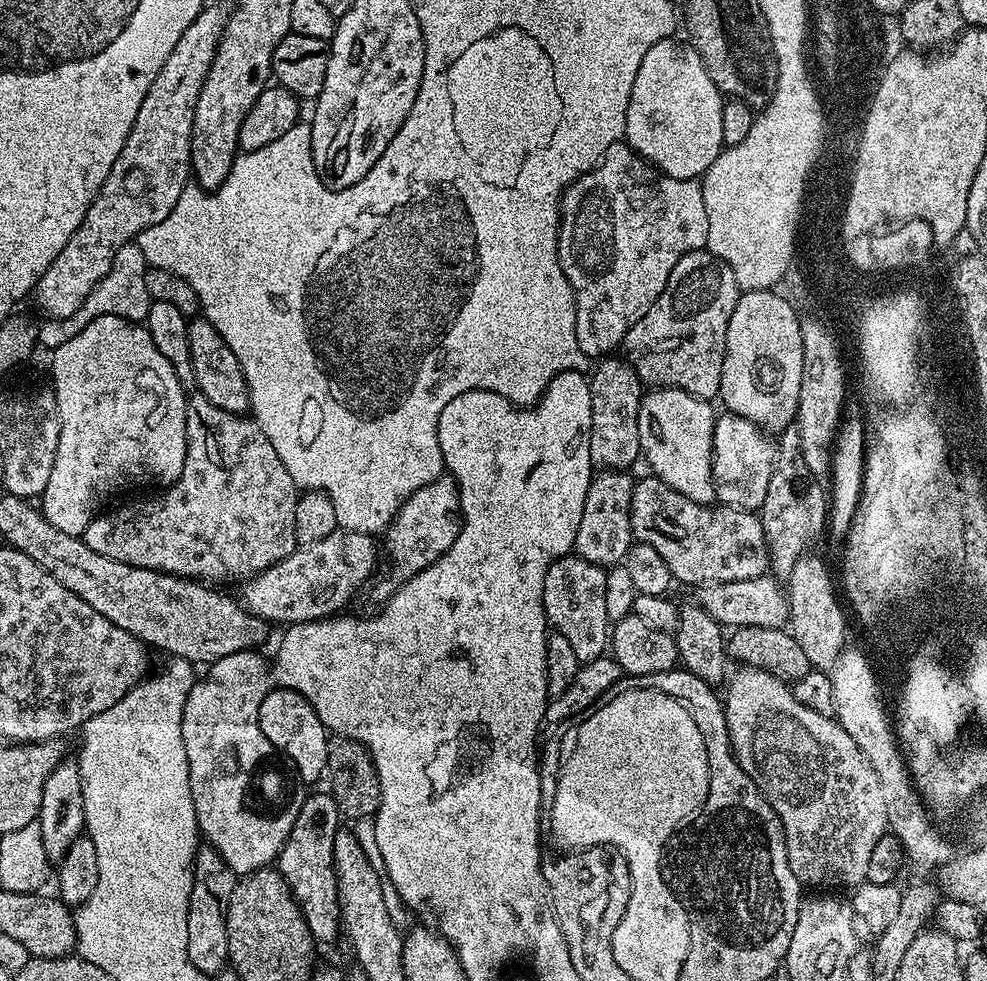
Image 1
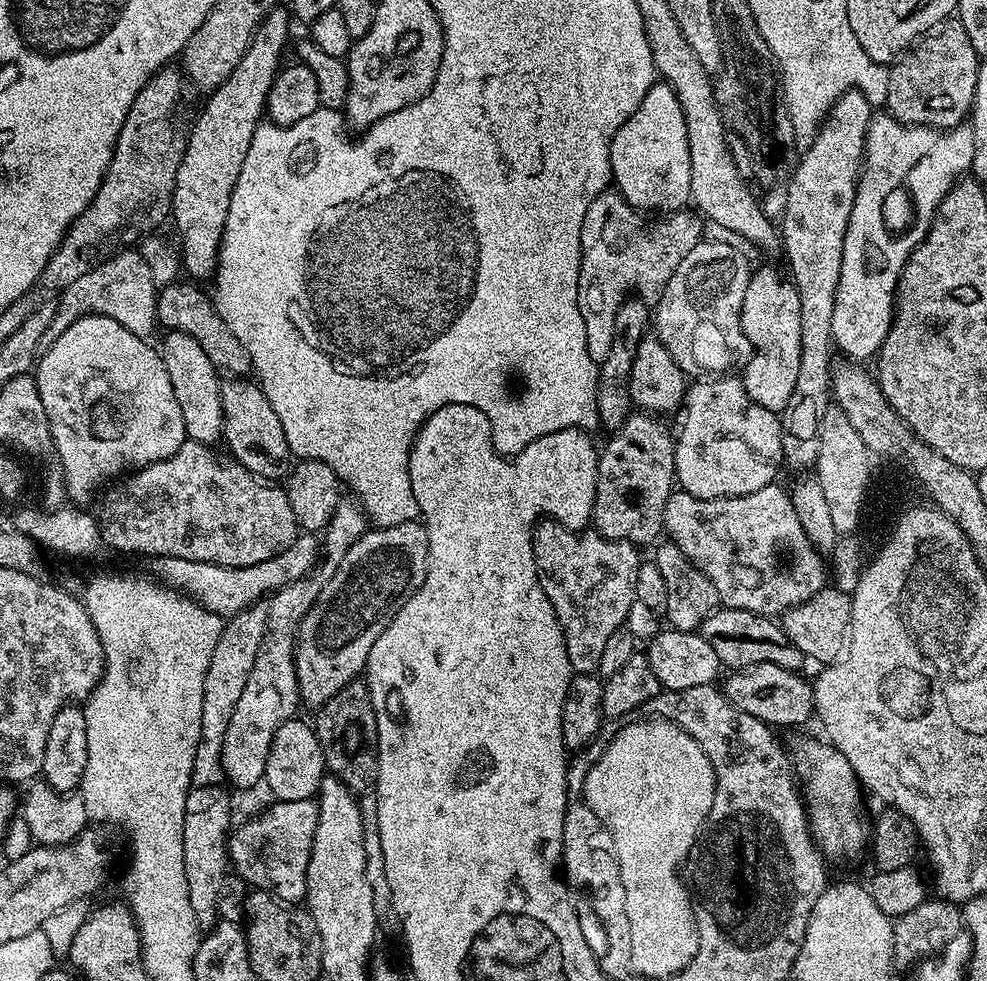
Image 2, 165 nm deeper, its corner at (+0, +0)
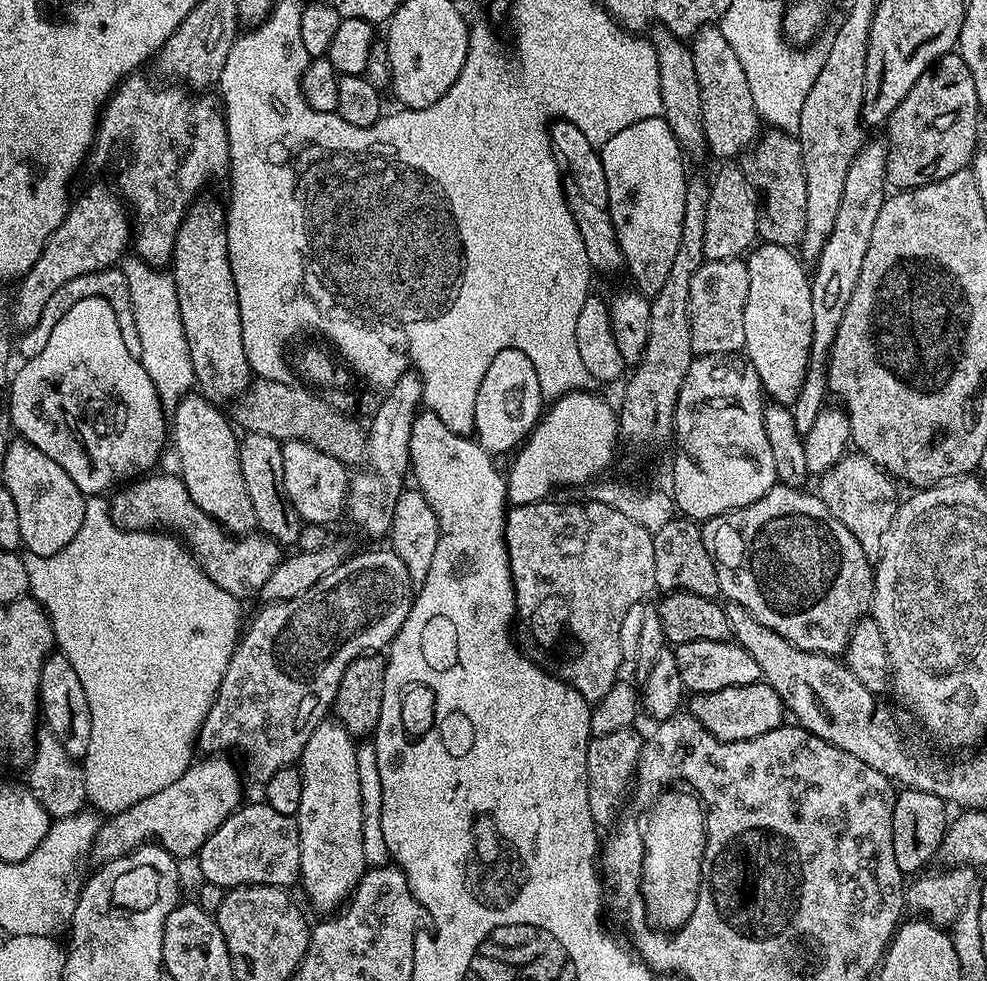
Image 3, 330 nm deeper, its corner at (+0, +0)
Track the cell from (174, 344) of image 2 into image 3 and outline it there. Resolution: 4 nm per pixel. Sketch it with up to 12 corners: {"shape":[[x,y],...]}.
{"shape":[[203,394],[182,397],[170,444],[190,498],[225,532],[256,515],[240,440]]}

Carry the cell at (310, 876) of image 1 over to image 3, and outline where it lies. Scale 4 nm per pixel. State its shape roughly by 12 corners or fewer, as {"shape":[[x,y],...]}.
{"shape":[[248,804],[200,847],[222,889],[300,878],[295,816]]}

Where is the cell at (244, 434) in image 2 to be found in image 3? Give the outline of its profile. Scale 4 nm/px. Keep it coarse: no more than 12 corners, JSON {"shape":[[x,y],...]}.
{"shape":[[240,440],[256,528],[295,545],[302,521],[282,482],[281,441]]}

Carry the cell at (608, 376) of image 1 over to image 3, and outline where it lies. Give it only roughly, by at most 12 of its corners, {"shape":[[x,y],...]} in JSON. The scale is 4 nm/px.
{"shape":[[550,124],[564,197],[600,272],[625,271],[597,145]]}

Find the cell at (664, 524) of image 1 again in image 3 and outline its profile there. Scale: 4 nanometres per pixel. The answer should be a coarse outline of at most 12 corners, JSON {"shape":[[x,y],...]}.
{"shape":[[777,483],[703,521],[718,586],[802,650],[869,615],[873,561]]}

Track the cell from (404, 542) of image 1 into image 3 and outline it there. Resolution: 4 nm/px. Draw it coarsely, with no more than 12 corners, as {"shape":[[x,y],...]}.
{"shape":[[349,555],[260,606],[202,722],[259,786],[299,761],[354,658],[412,609],[406,562]]}

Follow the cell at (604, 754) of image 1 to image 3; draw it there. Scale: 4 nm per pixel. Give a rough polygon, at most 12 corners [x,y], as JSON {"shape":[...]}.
{"shape":[[664,790],[644,833],[644,910],[660,930],[694,914],[704,810]]}

